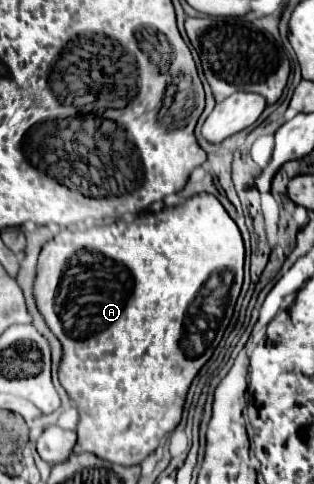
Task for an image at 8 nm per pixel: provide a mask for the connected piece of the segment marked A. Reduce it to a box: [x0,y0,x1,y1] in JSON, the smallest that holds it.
[34,193,244,465]

